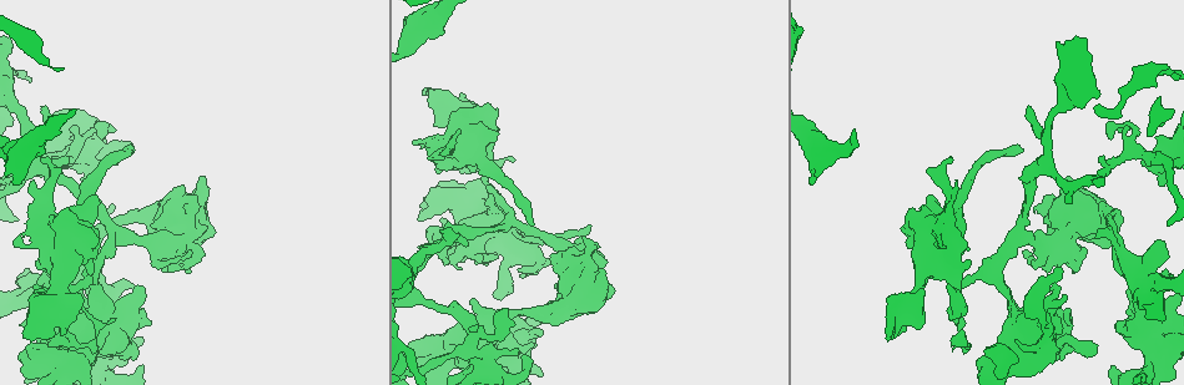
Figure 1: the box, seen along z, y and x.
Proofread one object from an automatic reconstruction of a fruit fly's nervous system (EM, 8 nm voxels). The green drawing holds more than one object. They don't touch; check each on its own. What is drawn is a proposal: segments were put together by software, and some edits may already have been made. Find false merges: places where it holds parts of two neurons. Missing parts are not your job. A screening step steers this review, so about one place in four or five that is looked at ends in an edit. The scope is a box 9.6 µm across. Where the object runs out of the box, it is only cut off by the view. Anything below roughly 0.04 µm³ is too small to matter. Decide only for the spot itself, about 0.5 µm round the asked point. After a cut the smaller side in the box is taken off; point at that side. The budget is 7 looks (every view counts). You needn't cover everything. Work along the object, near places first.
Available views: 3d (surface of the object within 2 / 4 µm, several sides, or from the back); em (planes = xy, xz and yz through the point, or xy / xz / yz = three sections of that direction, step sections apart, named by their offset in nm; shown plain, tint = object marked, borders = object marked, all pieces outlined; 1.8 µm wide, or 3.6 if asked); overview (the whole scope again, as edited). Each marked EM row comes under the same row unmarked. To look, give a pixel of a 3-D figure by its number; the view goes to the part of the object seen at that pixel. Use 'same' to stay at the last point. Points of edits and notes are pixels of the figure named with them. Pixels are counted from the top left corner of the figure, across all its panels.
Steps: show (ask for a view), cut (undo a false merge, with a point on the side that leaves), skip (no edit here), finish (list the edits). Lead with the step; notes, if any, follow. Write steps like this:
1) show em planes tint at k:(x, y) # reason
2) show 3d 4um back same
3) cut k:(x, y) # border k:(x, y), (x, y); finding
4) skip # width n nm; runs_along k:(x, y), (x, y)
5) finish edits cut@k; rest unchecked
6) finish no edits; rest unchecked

show em 3.6um planes tint at 1:(1101, 218)

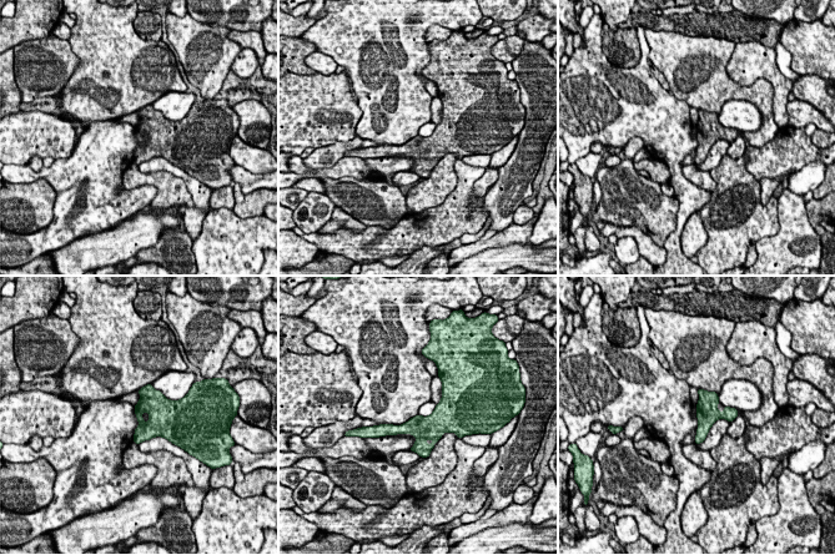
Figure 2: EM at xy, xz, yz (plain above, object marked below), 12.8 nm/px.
skip # all the same neuron

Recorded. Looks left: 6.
show em 3.6um planes tint at 1:(1156, 332) # calibre changes

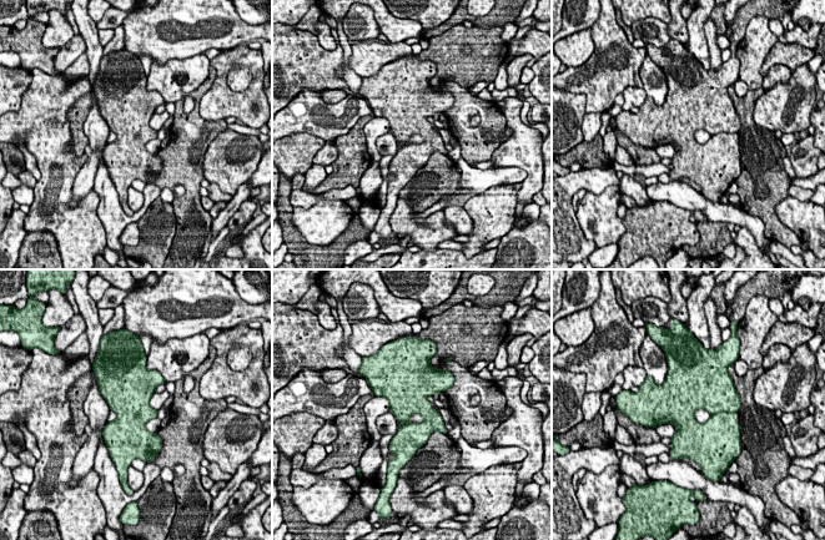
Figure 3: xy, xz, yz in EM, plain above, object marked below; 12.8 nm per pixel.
skip # all the same neuron

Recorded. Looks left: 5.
show 3d 4um at 1:(463, 150) # calibre changes

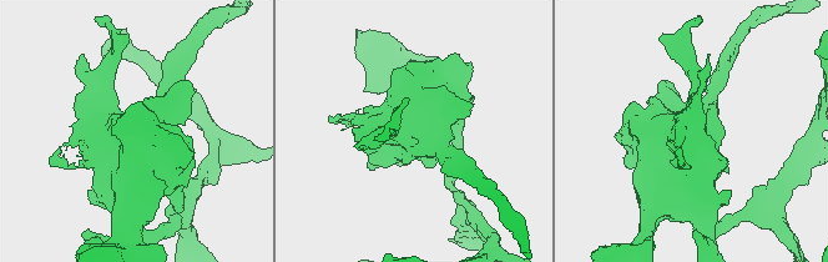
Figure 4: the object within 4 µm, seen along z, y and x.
show em 3.6um planes borders at 4:(415, 134)

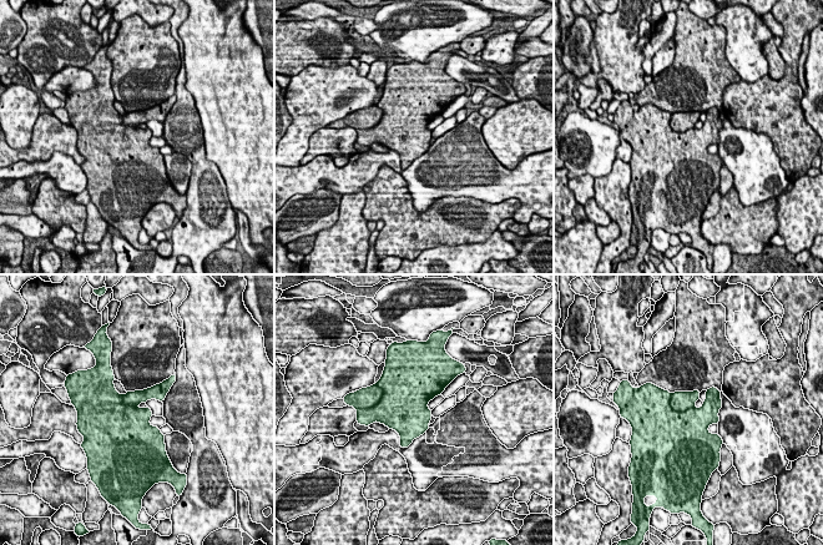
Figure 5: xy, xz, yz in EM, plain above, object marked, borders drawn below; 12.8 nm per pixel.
cut 5:(680, 400) # width 600 nm; part_leaving 5:(162, 392), (125, 398); two neurons meet here

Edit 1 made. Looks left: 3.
finish edits cut@5; rest unchecked

